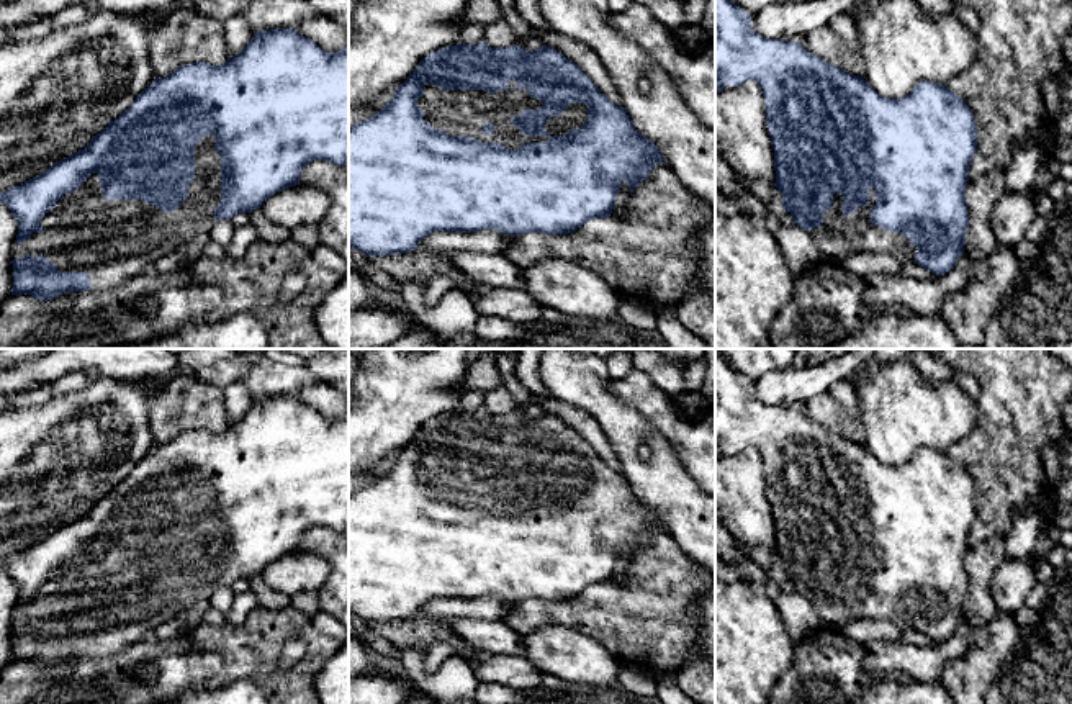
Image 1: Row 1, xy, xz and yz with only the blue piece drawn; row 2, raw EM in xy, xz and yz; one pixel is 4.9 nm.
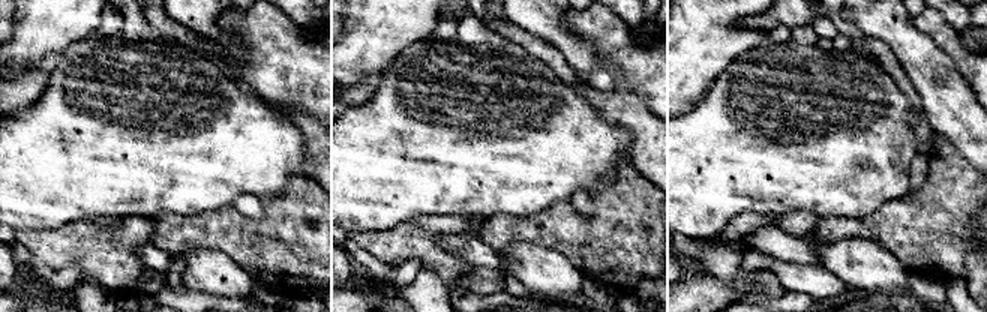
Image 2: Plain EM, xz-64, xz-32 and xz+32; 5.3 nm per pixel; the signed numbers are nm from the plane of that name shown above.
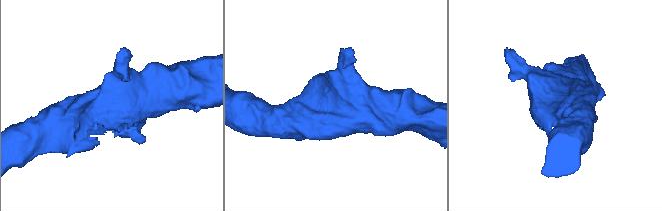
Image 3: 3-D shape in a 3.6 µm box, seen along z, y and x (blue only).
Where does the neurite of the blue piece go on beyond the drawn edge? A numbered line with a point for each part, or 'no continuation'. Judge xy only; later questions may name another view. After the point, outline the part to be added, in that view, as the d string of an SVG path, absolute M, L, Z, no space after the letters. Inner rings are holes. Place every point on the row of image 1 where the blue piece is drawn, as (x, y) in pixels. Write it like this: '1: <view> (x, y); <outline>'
1: xy (113, 241); M206 134L195 147L195 178L188 183L188 198L173 211L164 213L160 208L142 200L106 200L100 187L98 174L92 174L74 193L65 193L56 206L39 221L41 232L33 232L23 244L13 246L11 259L29 254L36 259L43 254L59 272L85 272L93 290L113 288L144 272L151 264L175 252L182 244L198 234L209 232L218 223L214 208L221 205L221 156L214 151L214 136Z

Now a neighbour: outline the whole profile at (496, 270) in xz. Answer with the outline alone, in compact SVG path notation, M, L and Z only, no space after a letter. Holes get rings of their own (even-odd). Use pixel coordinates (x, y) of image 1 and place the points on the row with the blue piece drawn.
M452 250L450 262L466 277L493 288L525 290L520 269L504 254L480 254L473 250Z

